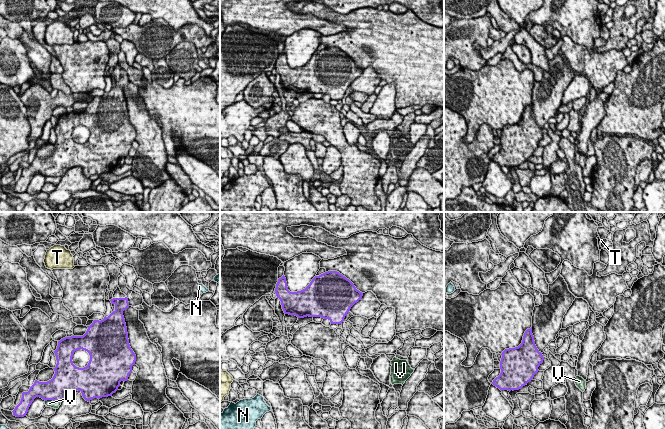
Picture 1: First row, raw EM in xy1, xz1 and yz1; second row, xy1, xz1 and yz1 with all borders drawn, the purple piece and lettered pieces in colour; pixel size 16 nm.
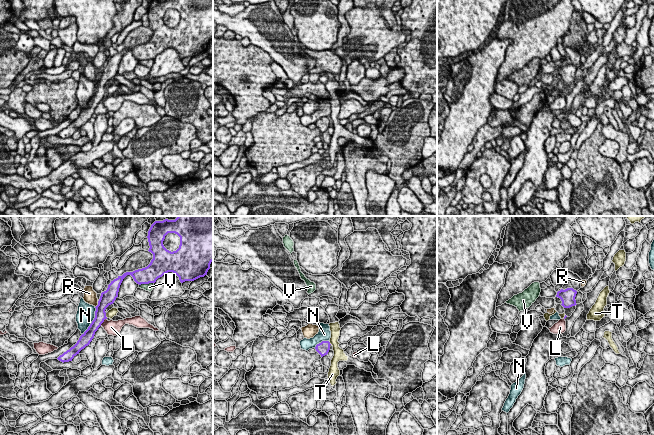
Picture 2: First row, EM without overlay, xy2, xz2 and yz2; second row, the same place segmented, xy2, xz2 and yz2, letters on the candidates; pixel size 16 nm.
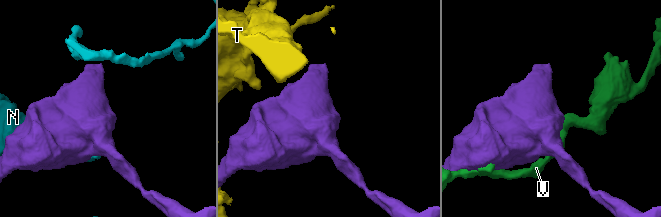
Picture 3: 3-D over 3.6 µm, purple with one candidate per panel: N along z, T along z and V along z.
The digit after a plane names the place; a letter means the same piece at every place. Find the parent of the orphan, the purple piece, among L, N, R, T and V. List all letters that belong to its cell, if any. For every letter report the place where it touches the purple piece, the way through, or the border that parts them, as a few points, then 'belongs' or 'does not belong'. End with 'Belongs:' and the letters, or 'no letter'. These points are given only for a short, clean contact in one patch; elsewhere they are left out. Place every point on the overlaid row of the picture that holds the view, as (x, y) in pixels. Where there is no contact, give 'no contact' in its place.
L: xy2 (103, 321) | along xy2 (106, 318), (100, 325) | does not belong
N: xy2 (92, 321) | does not belong
R: xy2 (98, 304) | along xy2 (98, 301), (95, 307) | does not belong
T: xy2 (105, 315) | along xy2 (105, 313), (107, 317) | does not belong
V: xy1 (52, 399) | does not belong
Belongs: no letter

